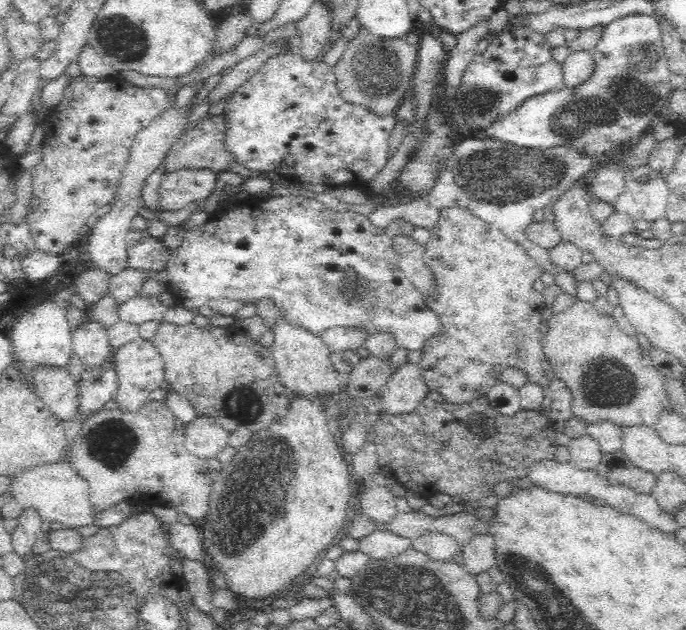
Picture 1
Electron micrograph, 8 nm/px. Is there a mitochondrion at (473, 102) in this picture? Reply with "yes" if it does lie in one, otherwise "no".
yes

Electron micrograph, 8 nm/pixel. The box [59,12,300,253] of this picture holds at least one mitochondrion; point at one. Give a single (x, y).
(120, 38)

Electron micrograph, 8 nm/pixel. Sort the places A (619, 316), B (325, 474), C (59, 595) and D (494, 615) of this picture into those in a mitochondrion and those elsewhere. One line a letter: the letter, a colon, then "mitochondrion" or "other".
A: other
B: other
C: mitochondrion
D: other

